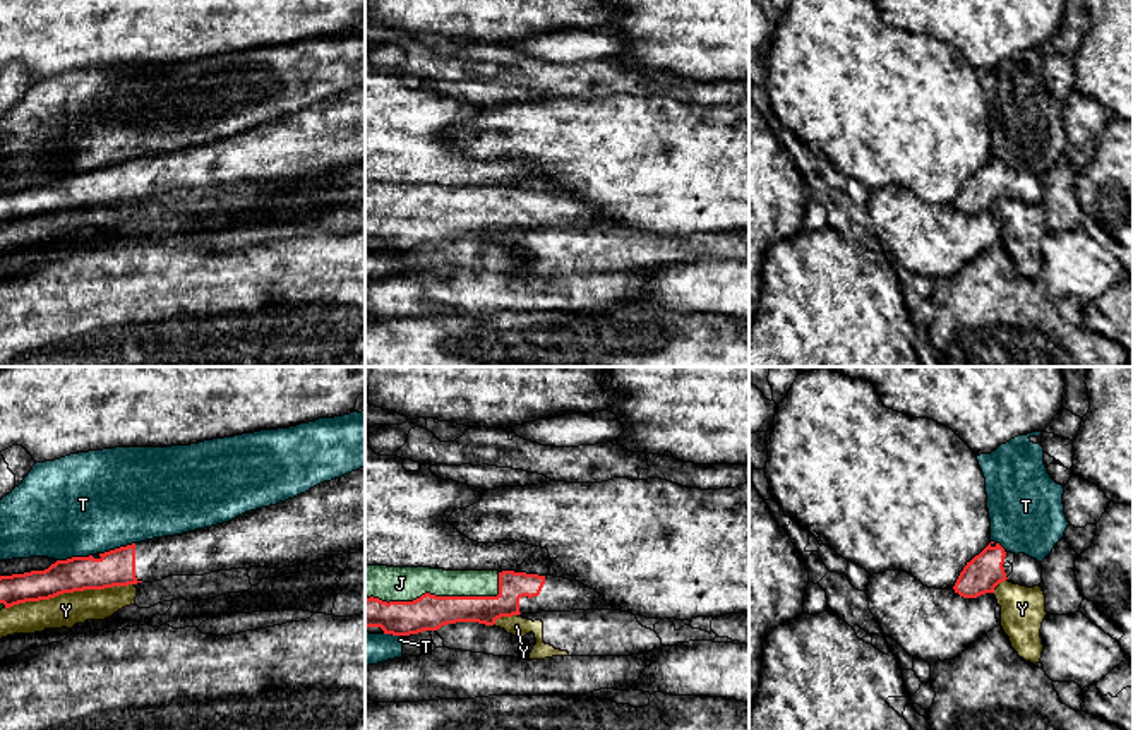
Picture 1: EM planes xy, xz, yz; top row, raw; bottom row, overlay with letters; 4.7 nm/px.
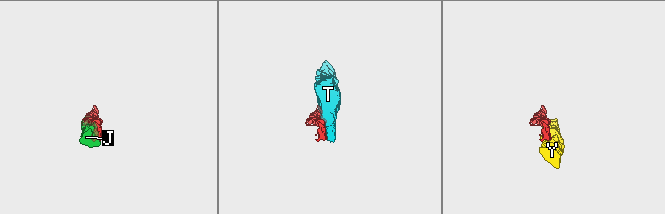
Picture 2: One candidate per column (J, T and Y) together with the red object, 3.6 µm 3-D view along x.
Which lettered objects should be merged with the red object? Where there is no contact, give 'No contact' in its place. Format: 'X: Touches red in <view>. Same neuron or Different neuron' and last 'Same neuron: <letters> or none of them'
J: Touches red in xz. Same neuron
T: Touches red in xy. Different neuron
Y: Touches red in xy. Different neuron
Same neuron: J

